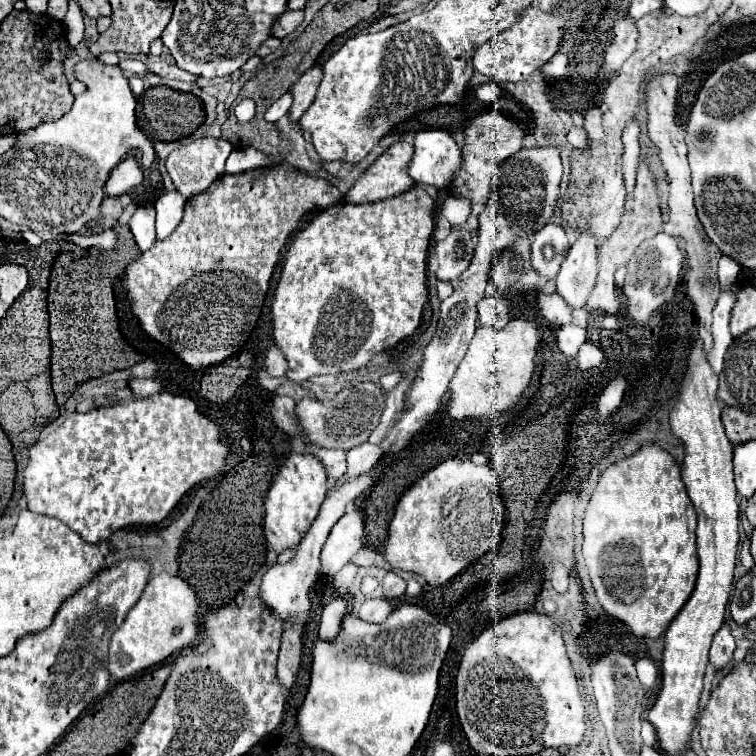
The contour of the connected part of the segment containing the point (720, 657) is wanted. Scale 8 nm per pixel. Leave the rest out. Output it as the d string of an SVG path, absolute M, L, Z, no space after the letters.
M727 624L715 634L711 650L709 650L709 664L715 670L723 670L731 660L733 660L733 650L735 650L735 640L731 636L731 630Z

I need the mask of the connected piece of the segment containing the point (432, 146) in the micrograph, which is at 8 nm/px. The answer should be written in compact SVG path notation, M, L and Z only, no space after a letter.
M419 130L415 134L415 154L409 162L409 176L417 184L447 188L455 168L459 166L461 148L445 130Z

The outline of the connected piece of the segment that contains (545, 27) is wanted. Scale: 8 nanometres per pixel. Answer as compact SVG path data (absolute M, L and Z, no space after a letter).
M535 6L523 8L523 12L519 14L519 20L511 28L499 32L487 44L477 48L473 56L475 70L493 78L501 88L513 96L505 88L505 84L515 84L525 80L529 74L533 74L535 70L541 70L541 66L553 58L553 54L559 50L561 30L565 28L565 22L569 20L569 16L571 16L569 6L559 6L549 14L541 12Z

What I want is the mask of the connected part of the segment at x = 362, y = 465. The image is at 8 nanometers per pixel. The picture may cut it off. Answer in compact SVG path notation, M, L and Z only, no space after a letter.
M365 442L361 446L357 446L353 452L347 452L347 474L349 476L357 476L361 472L367 472L381 456L381 448Z

